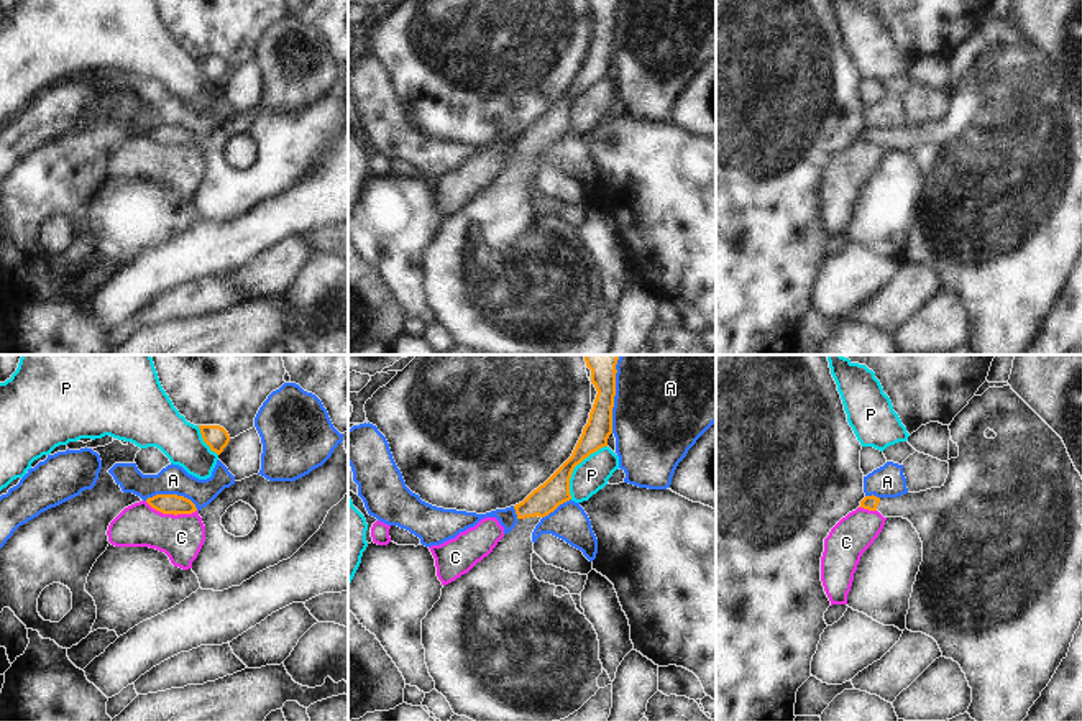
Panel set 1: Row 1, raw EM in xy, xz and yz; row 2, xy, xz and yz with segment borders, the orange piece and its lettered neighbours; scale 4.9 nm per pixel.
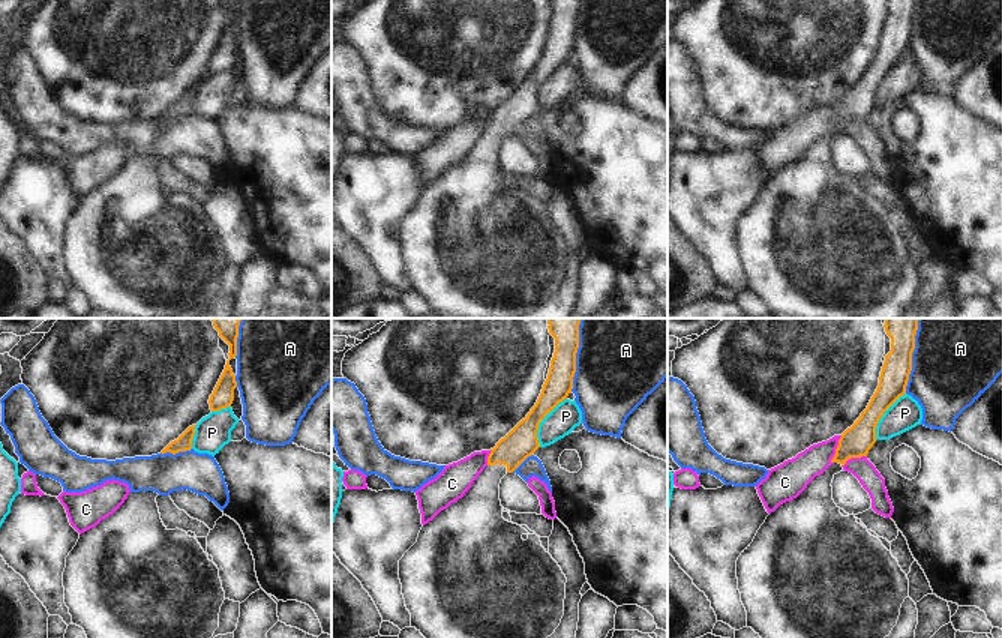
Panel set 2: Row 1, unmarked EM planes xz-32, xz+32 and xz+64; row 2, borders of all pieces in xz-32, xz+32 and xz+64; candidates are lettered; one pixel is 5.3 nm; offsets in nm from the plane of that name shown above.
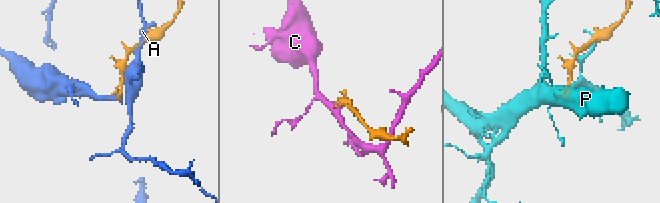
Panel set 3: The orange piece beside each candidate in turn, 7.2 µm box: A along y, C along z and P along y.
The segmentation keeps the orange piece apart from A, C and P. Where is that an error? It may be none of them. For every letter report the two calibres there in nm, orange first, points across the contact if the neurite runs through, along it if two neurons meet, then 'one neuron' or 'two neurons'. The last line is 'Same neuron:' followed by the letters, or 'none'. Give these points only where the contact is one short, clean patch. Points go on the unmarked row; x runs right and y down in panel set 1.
A: 130/440 nm | two neurons
C: 100/220 nm | along xy (145, 133), (163, 145), (191, 146), (196, 143) | two neurons
P: 140/160 nm | two neurons
Same neuron: none

